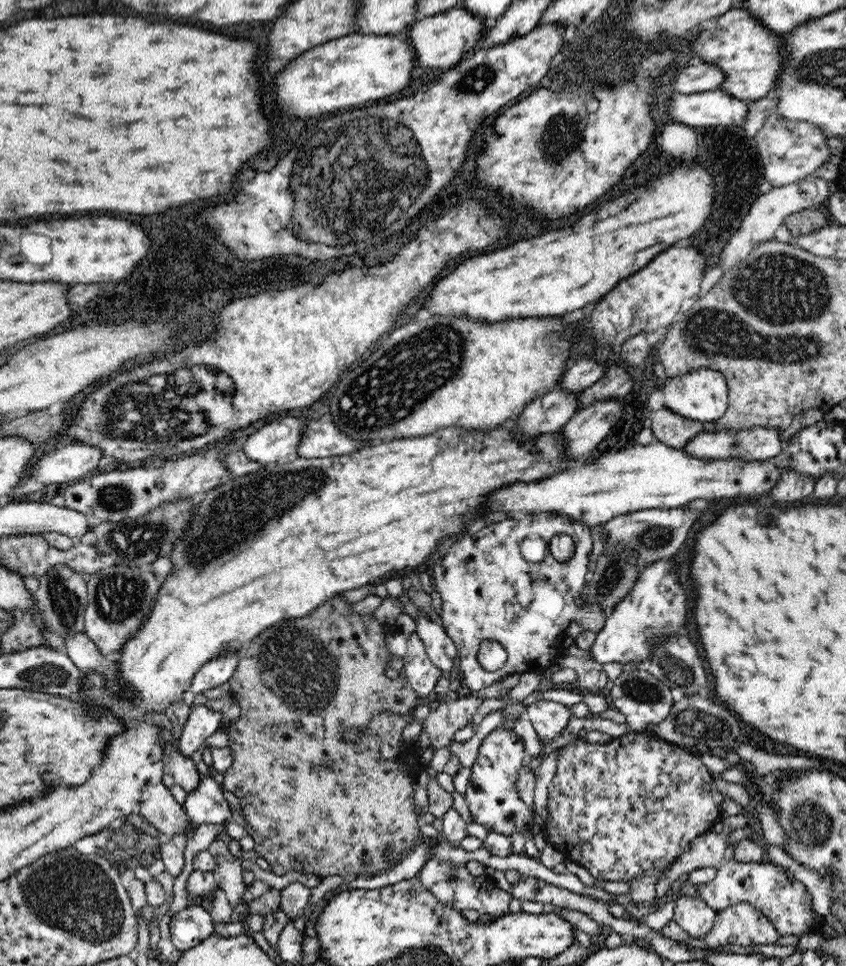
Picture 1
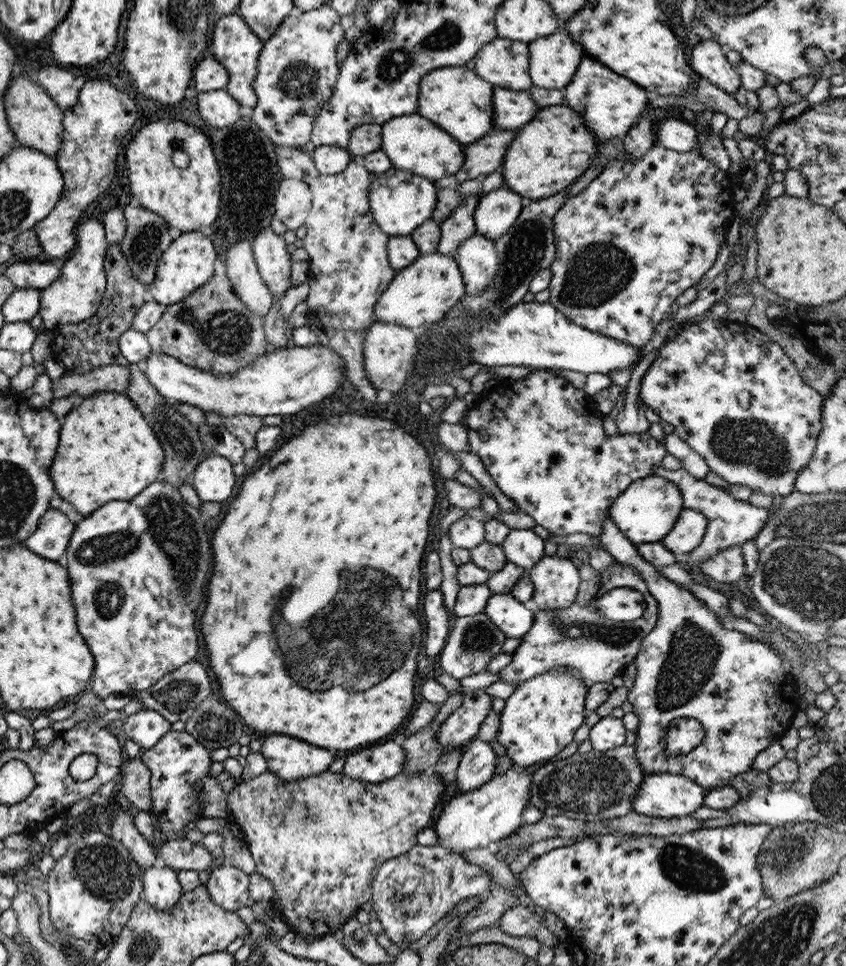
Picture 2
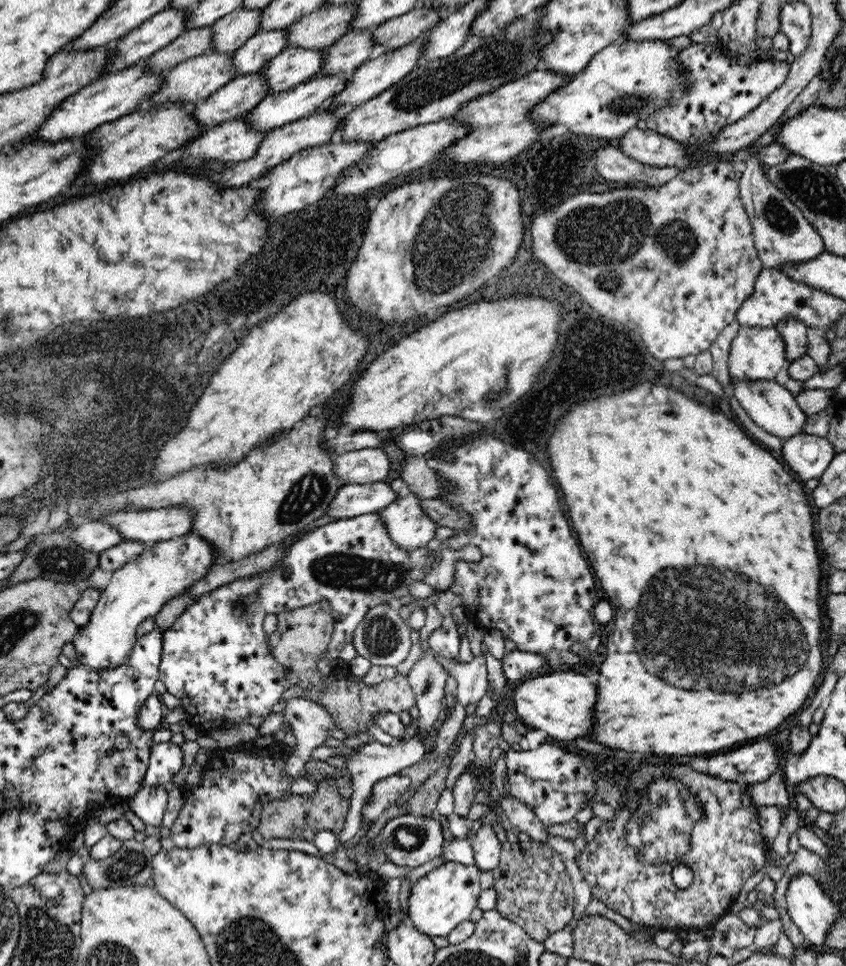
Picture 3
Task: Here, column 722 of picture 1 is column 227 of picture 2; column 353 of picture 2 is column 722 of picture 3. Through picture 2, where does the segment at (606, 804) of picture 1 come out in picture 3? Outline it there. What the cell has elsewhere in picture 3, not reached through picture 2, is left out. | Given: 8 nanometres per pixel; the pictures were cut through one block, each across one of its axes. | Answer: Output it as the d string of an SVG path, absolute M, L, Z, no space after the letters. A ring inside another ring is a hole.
M689 764L675 765L675 768L671 766L671 770L670 768L660 767L656 767L656 771L653 773L653 776L650 776L650 779L648 778L648 781L643 774L642 776L638 776L637 774L640 774L640 772L632 769L632 767L625 768L622 771L621 774L626 778L626 781L631 779L634 783L629 794L630 805L622 810L615 810L612 824L609 825L607 822L602 821L602 824L600 824L600 827L594 834L594 839L587 842L584 851L576 857L577 866L584 880L588 882L591 896L596 898L598 902L606 904L610 910L622 914L622 916L627 918L630 922L652 926L655 931L670 930L670 932L674 932L676 935L680 935L682 932L690 930L690 928L705 931L729 912L729 908L732 906L734 900L736 900L738 894L740 894L740 890L742 890L742 886L744 886L746 880L753 874L756 874L756 872L760 872L761 868L764 868L766 858L765 851L768 844L766 844L761 833L761 827L756 813L757 807L750 796L748 796L745 785L737 782L730 782L720 777L710 776L708 773L696 771L692 769ZM677 862L686 863L693 872L693 882L688 889L678 888L676 884L674 884L674 881L672 881L672 868Z

